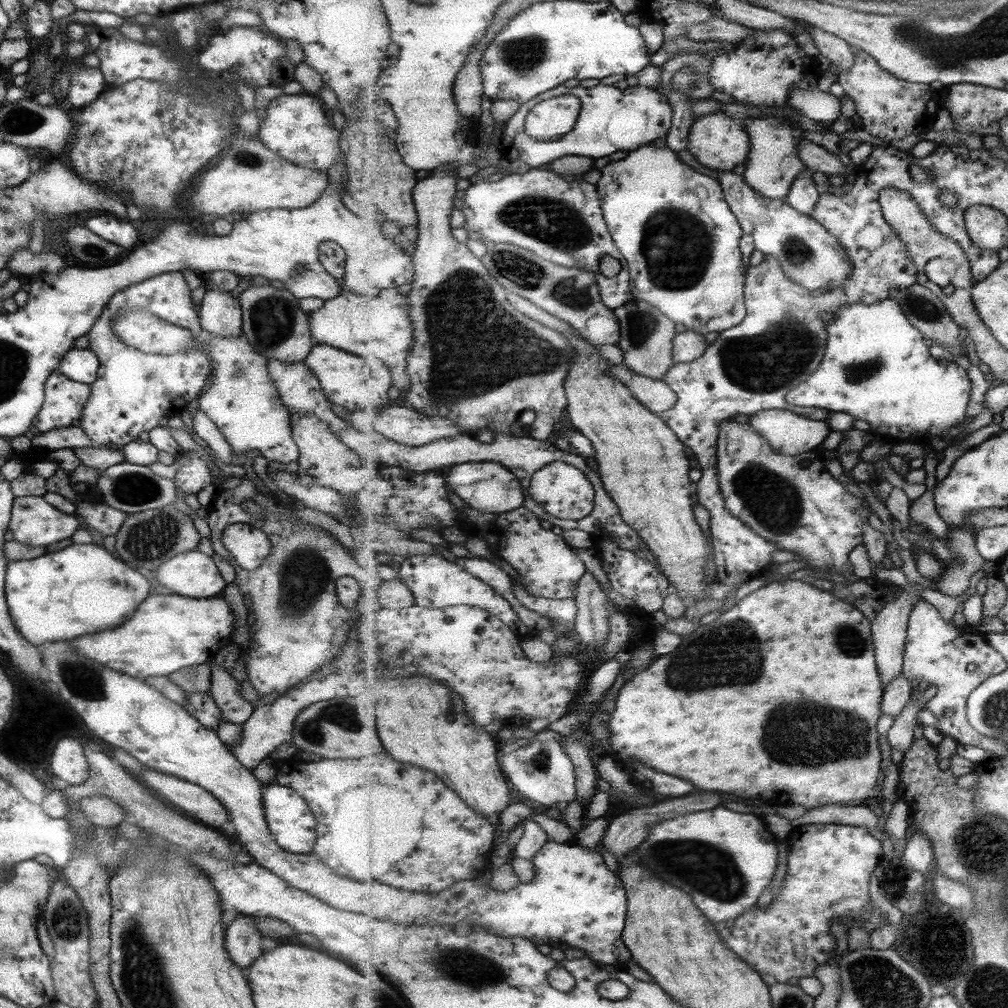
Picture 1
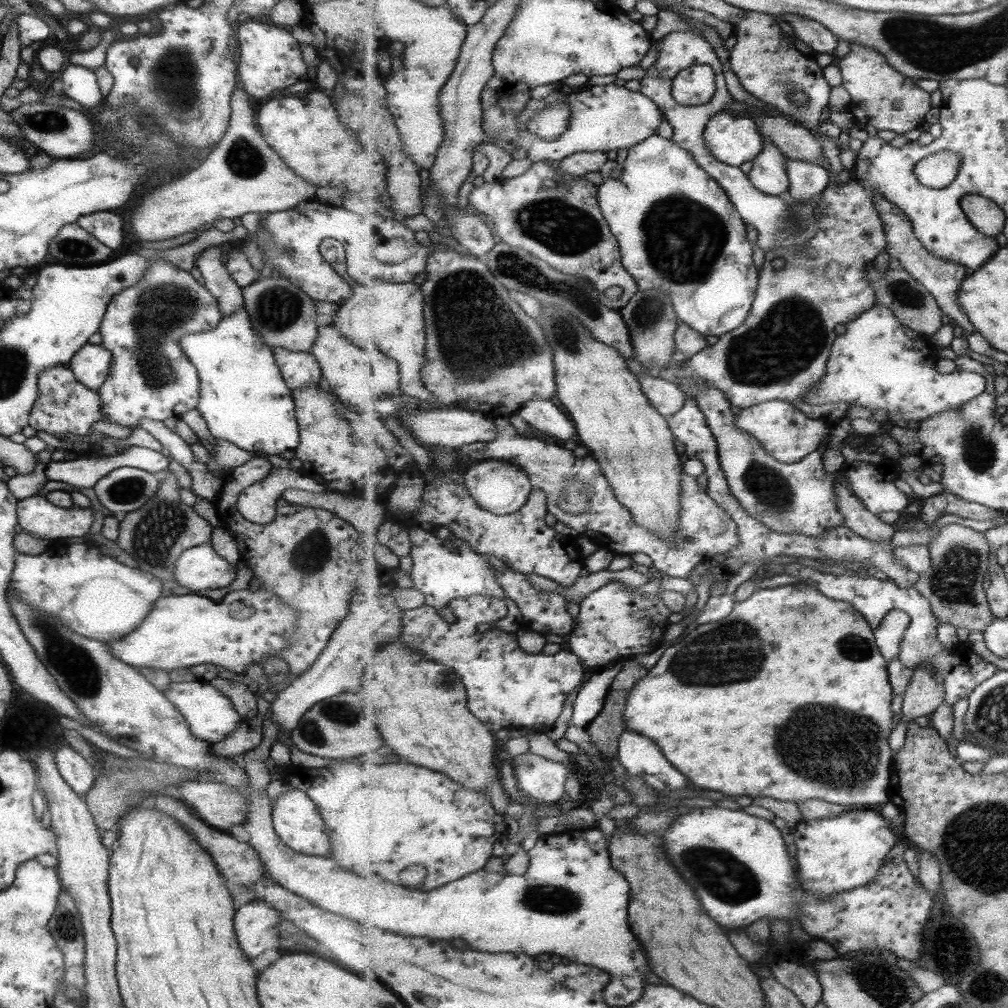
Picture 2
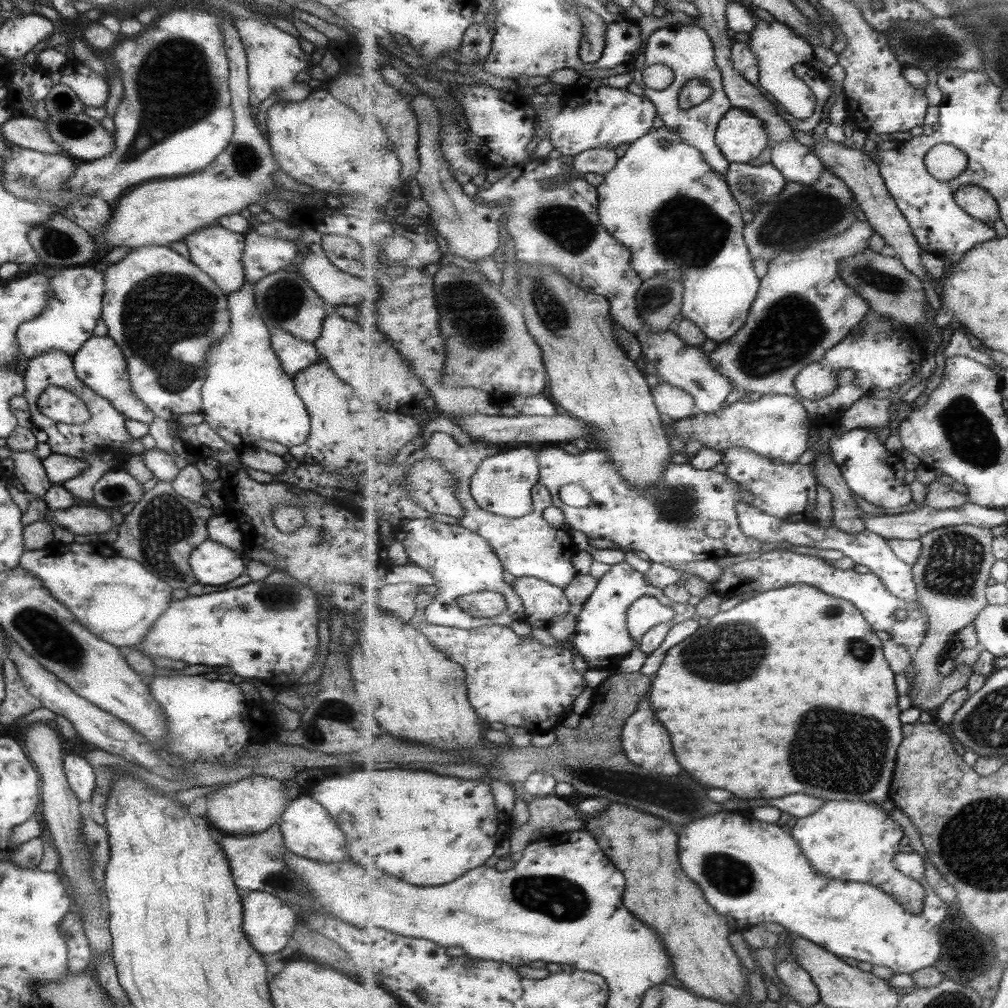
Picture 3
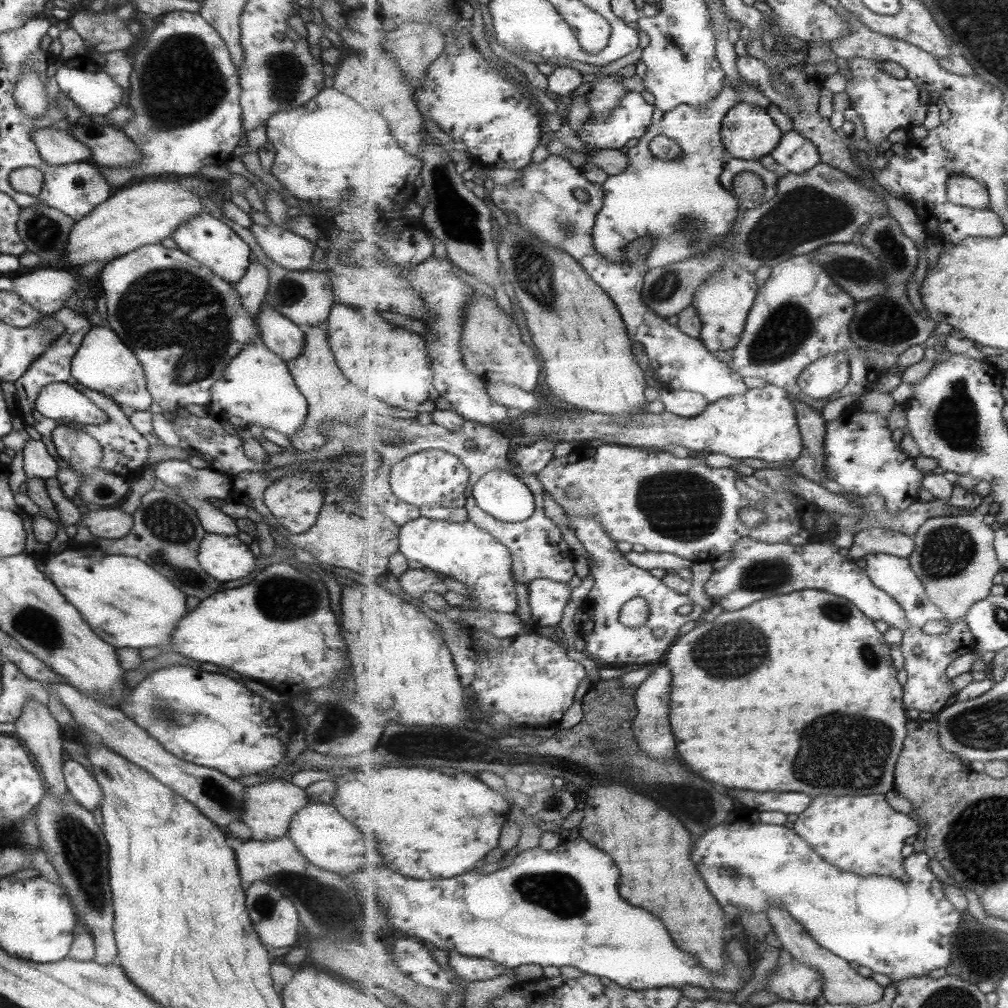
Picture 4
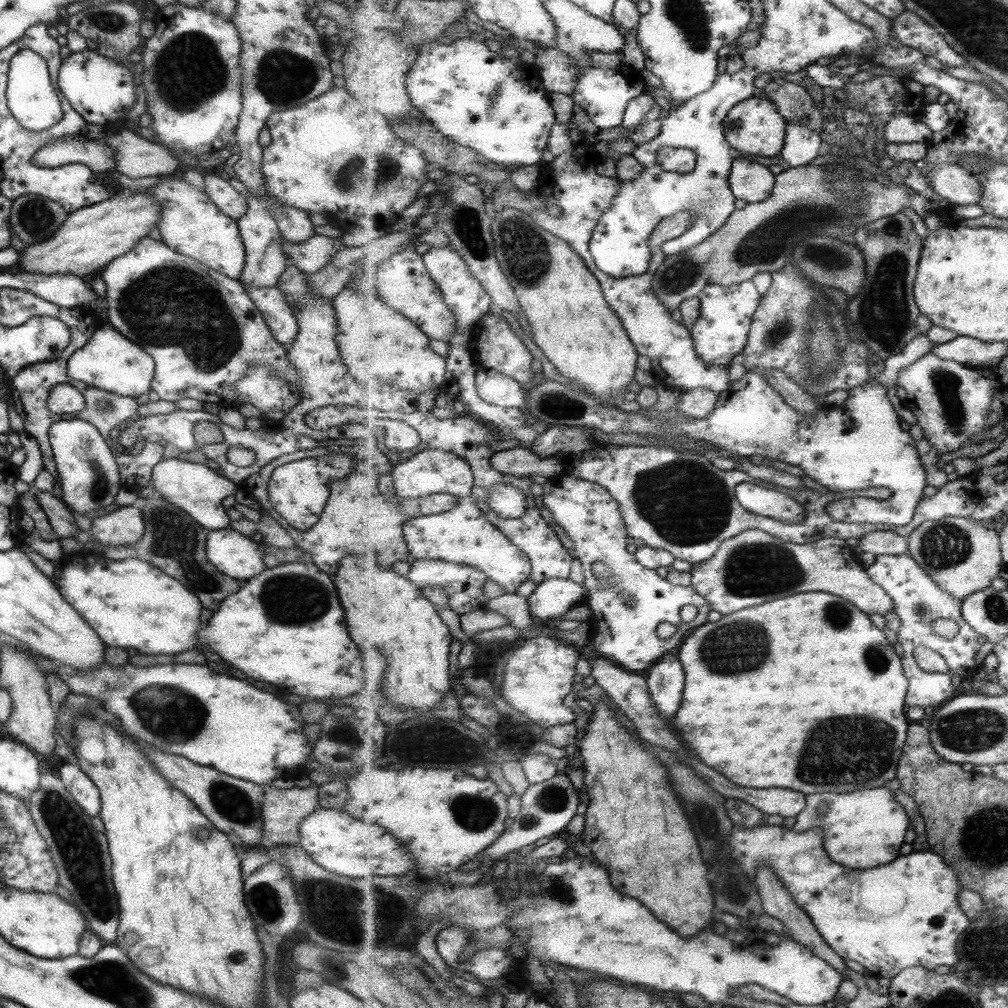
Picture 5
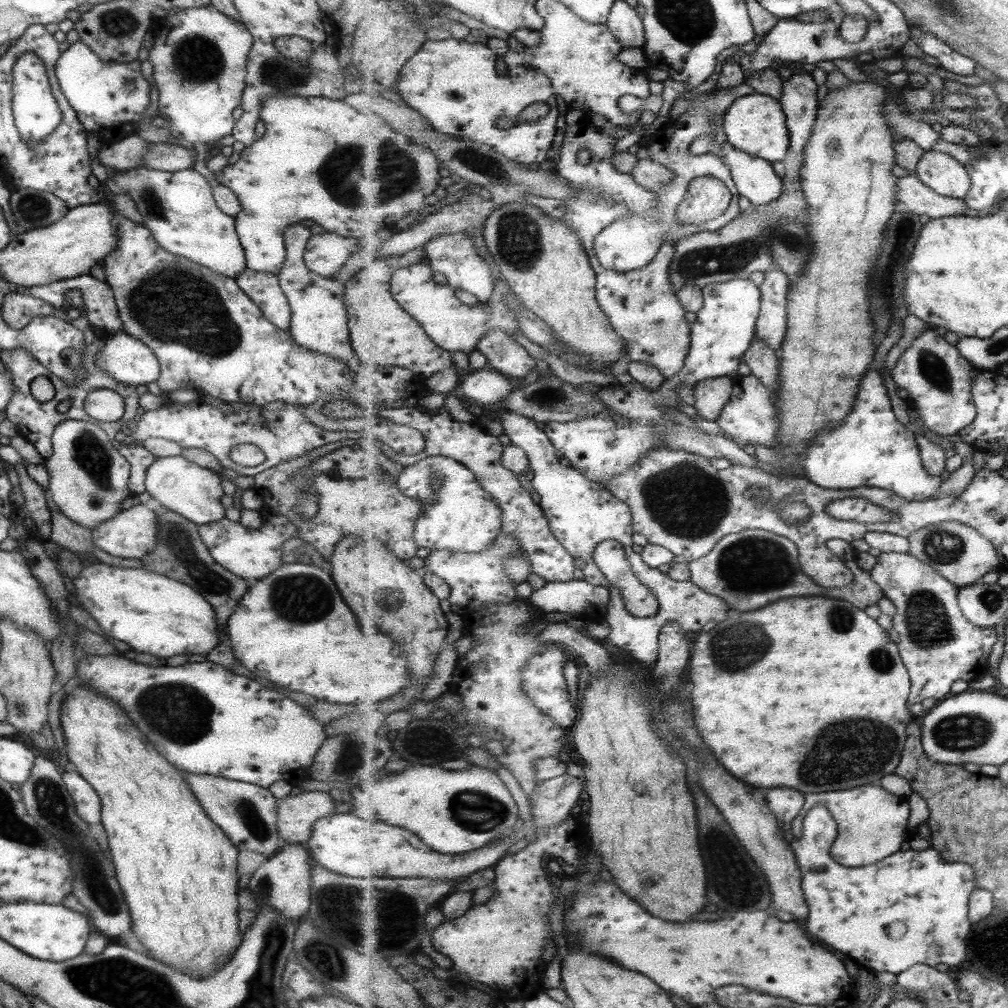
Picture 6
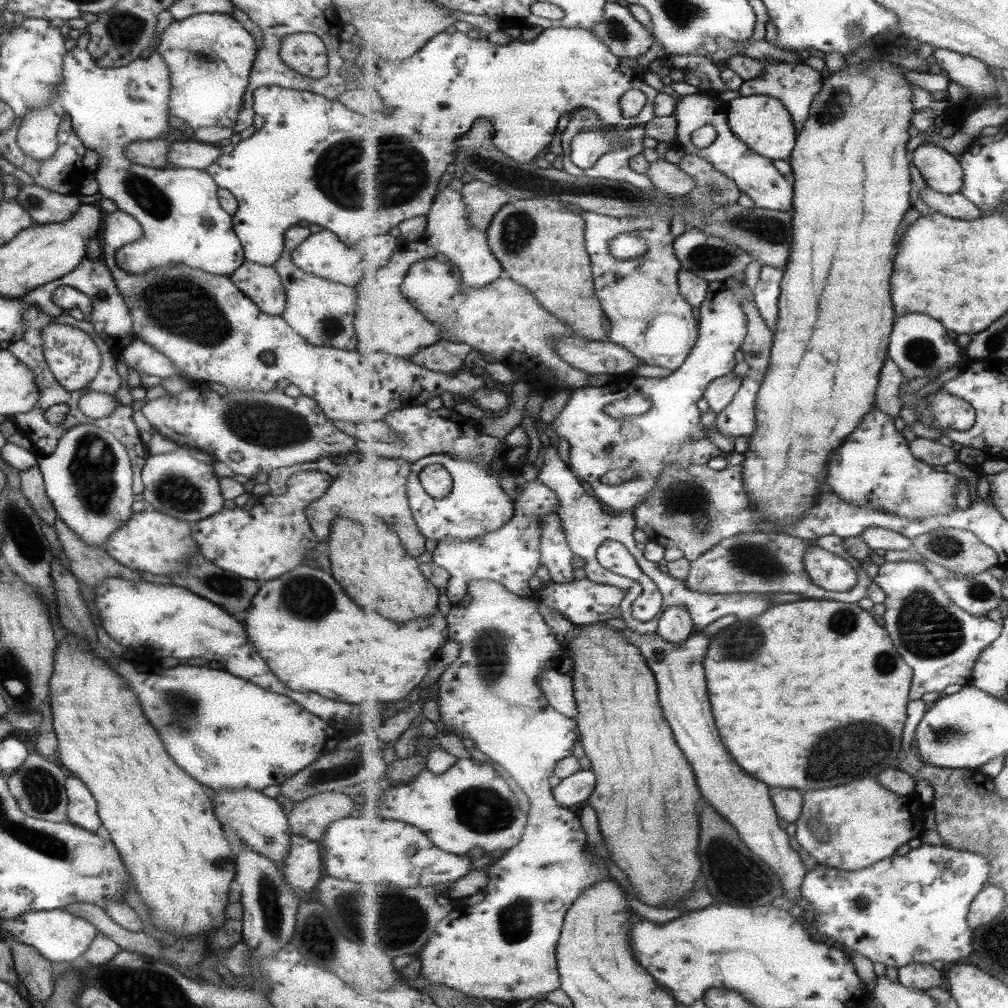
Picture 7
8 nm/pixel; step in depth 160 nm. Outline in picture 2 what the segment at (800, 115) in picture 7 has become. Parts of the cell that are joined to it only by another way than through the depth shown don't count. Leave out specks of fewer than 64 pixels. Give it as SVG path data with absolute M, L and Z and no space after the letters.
M789 159L787 174L790 176L789 191L795 201L806 203L832 184L827 169L813 161Z

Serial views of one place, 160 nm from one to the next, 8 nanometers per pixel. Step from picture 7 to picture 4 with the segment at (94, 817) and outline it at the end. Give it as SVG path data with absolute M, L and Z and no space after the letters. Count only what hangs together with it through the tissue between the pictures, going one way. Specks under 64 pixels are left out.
M65 759L62 763L62 777L68 796L78 805L88 811L98 808L102 792L89 770L74 760Z

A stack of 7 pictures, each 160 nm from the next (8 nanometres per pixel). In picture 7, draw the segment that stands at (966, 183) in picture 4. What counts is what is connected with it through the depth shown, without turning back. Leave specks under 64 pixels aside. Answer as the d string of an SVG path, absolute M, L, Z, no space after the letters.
M923 144L913 152L913 163L933 190L947 194L963 188L964 170L960 159L937 144Z

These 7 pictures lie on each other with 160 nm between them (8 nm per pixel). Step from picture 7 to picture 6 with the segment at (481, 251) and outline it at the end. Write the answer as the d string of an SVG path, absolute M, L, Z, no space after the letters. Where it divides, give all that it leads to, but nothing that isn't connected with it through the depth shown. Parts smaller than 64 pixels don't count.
M464 232L447 233L434 236L424 246L428 252L429 264L441 280L449 284L455 292L473 294L486 303L491 300L496 290L496 276L492 266L478 253L474 240Z

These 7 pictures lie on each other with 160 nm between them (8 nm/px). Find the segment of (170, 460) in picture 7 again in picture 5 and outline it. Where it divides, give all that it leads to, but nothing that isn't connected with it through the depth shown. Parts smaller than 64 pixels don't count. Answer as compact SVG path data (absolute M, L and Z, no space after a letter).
M162 458L152 468L150 482L163 500L180 508L199 526L208 531L219 530L229 526L230 520L224 508L221 507L221 500L225 496L235 494L237 486L227 478L224 478L222 473L210 469L203 463L192 463L177 458Z

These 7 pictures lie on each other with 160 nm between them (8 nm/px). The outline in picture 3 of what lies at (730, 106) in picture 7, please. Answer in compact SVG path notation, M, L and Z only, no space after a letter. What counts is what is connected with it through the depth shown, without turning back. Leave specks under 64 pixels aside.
M735 106L719 121L715 136L727 160L742 164L761 156L770 139L759 117Z

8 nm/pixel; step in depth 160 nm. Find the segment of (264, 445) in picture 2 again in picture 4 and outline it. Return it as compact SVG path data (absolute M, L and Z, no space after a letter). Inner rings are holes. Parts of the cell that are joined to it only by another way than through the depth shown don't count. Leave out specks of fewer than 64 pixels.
M254 257L250 258L243 276L232 284L235 292L239 295L242 307L248 312L255 324L256 314L264 302L268 284L268 270ZM259 335L230 360L219 380L211 385L209 403L206 405L208 416L231 432L247 428L248 424L256 424L262 429L273 428L287 438L300 429L307 416L307 408L304 396L291 379L286 362L267 350Z

